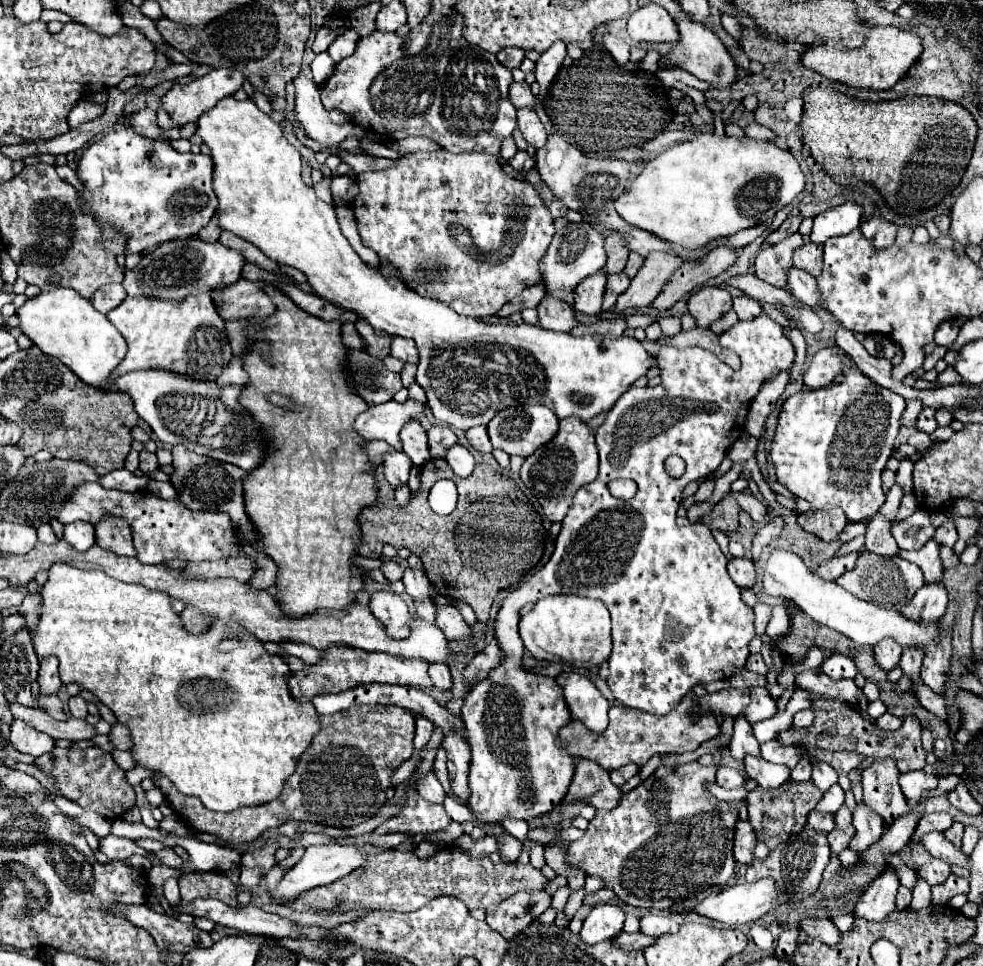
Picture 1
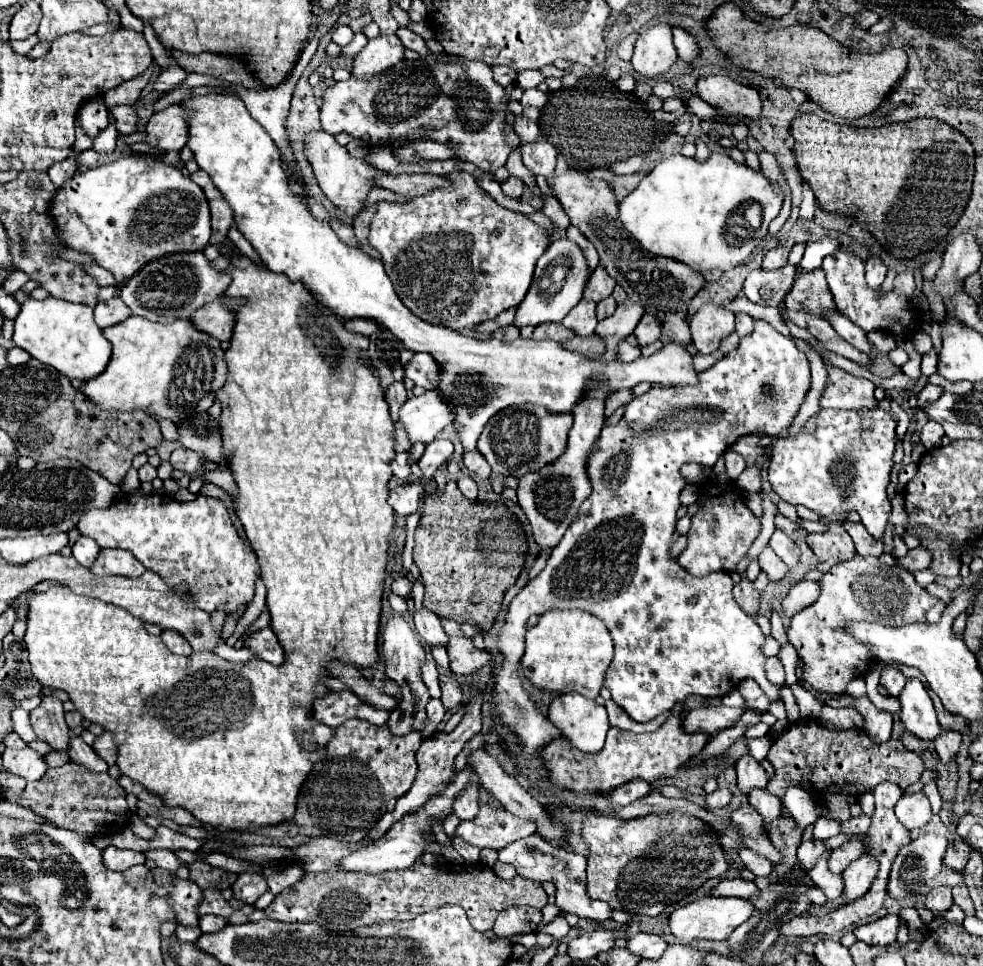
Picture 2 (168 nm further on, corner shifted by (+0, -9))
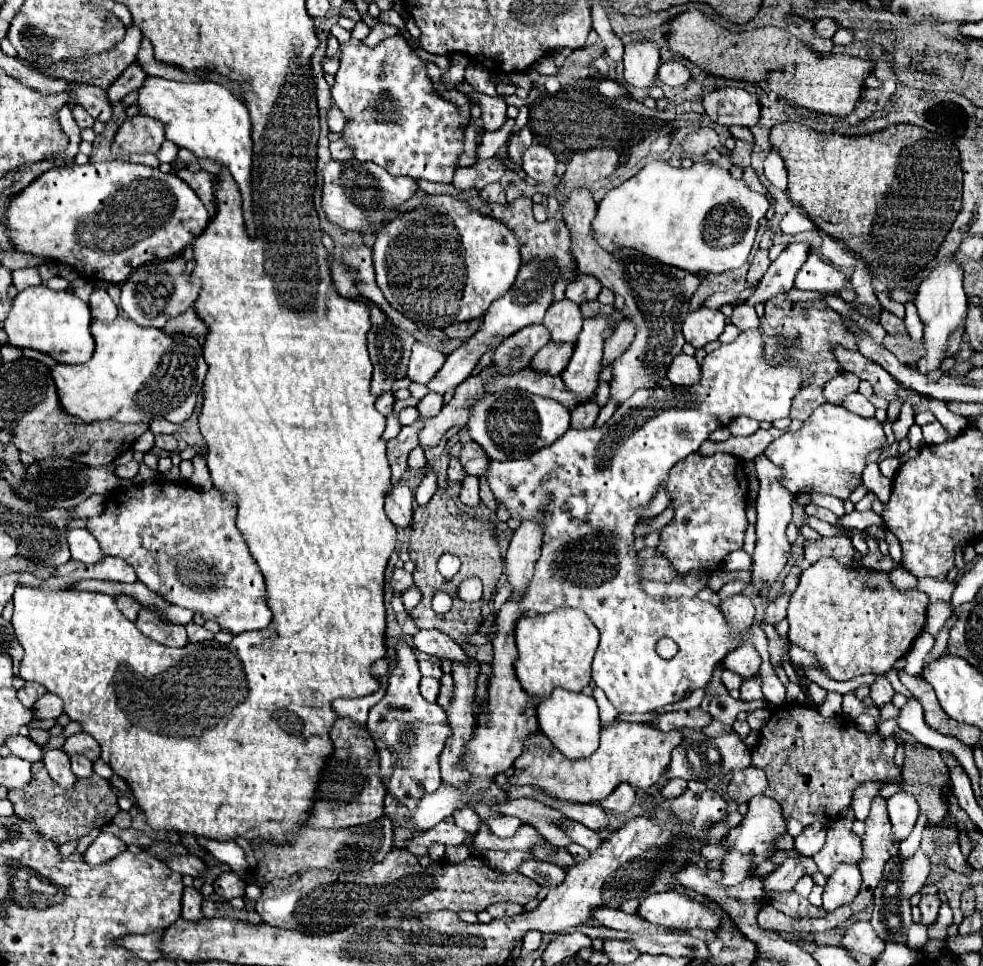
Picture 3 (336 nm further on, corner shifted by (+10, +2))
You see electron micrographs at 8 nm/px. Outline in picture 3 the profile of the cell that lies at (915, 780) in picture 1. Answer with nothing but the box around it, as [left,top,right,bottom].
[886,793,918,841]

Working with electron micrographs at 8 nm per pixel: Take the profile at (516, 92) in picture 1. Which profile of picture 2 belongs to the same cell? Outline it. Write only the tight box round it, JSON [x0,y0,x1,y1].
[514,114,540,144]

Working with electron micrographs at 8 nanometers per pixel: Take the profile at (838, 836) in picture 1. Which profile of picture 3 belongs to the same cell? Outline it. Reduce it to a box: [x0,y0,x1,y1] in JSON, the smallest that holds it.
[812,821,862,877]

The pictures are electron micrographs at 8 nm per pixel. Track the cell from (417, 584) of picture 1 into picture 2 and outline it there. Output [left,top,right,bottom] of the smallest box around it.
[412,606,446,646]

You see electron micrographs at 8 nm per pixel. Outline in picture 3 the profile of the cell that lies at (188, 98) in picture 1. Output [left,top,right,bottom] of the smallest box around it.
[112,117,164,159]

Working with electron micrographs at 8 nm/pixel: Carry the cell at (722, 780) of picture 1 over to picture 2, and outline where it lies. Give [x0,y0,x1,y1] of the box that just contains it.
[706,786,732,810]

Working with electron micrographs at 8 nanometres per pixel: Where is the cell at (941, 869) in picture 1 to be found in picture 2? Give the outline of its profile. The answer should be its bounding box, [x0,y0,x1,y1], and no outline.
[924,886,952,916]

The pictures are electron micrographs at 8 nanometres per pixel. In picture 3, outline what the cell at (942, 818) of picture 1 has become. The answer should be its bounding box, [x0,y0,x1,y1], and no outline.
[872,851,930,943]

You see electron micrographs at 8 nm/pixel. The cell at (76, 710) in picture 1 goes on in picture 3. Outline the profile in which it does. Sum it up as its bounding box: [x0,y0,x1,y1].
[34,693,62,719]

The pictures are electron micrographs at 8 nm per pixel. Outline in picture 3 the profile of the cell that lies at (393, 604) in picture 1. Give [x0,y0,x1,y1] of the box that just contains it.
[368,641,452,811]

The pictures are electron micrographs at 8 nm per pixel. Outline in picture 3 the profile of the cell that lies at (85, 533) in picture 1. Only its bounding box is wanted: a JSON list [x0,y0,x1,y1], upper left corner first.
[68,529,104,565]

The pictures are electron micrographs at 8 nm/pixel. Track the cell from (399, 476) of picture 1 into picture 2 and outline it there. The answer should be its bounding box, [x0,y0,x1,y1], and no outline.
[388,482,422,516]

